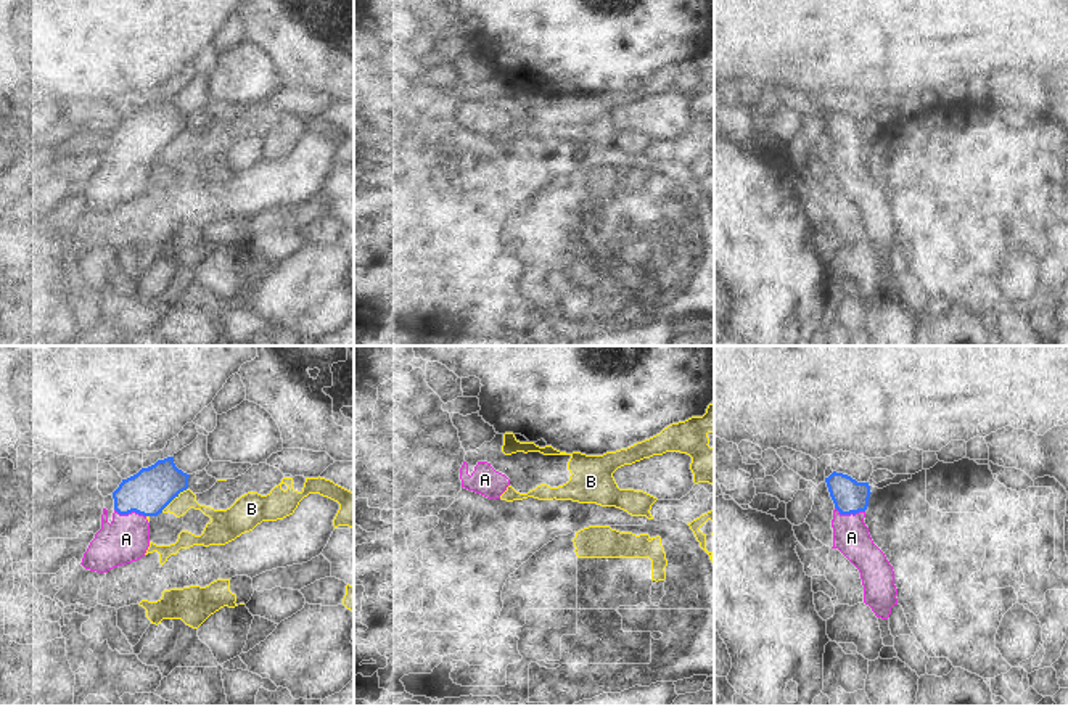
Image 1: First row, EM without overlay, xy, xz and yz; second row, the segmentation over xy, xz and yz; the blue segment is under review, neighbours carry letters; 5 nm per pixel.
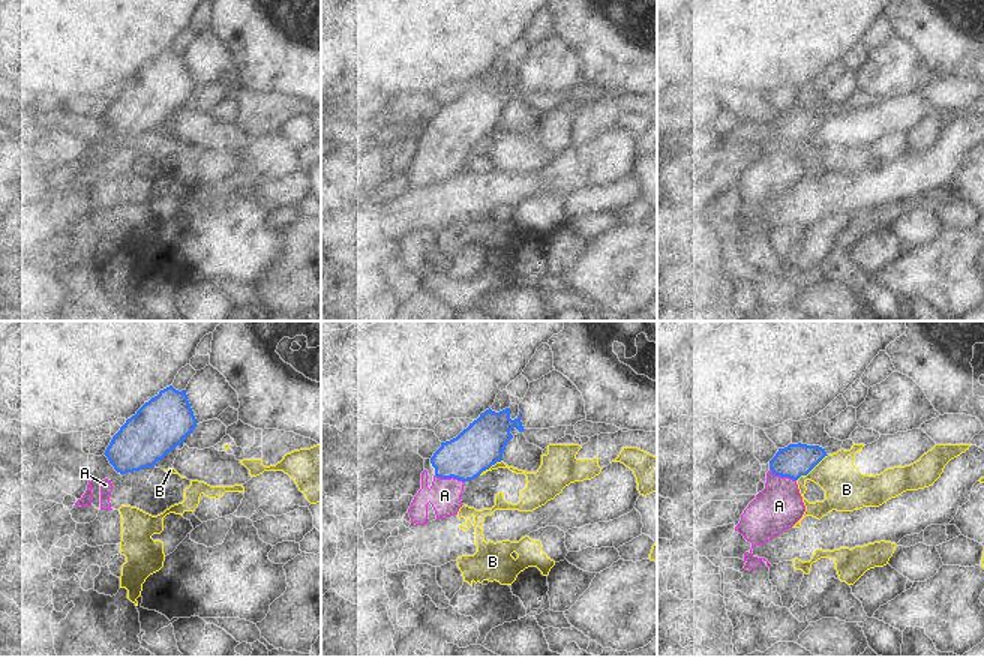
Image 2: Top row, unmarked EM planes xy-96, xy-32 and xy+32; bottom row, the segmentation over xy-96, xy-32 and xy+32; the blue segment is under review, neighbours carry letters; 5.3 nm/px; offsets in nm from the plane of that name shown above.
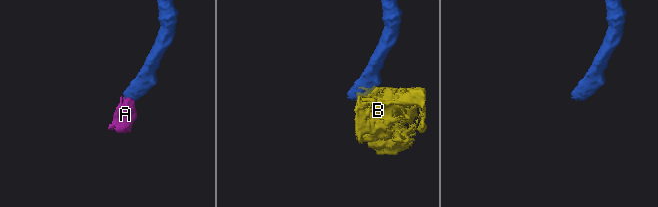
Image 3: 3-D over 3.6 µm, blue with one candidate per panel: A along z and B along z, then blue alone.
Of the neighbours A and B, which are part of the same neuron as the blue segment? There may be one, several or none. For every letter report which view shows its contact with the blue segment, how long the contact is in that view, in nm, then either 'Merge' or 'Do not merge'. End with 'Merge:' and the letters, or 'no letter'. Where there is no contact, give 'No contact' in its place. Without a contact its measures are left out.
A: Touches blue in xy. Shared border 170 nm. Merge
B: Touches blue in xy. Shared border 180 nm. Do not merge
Merge: A.

